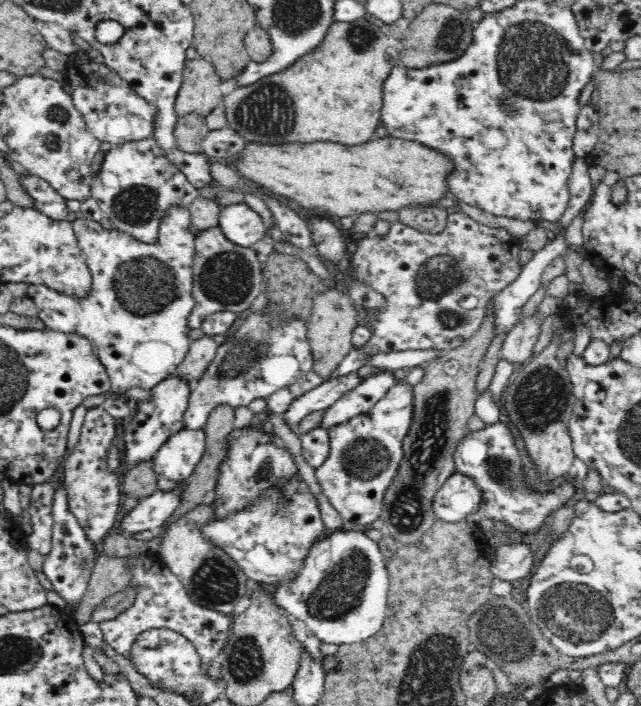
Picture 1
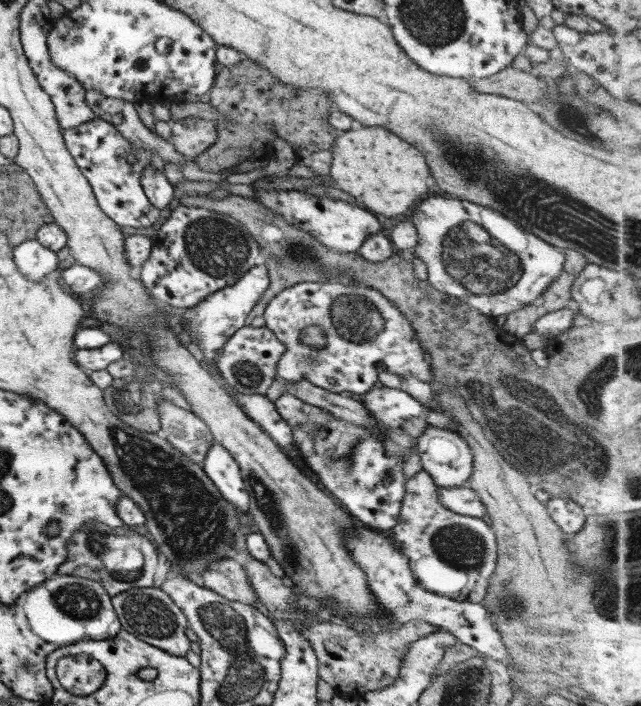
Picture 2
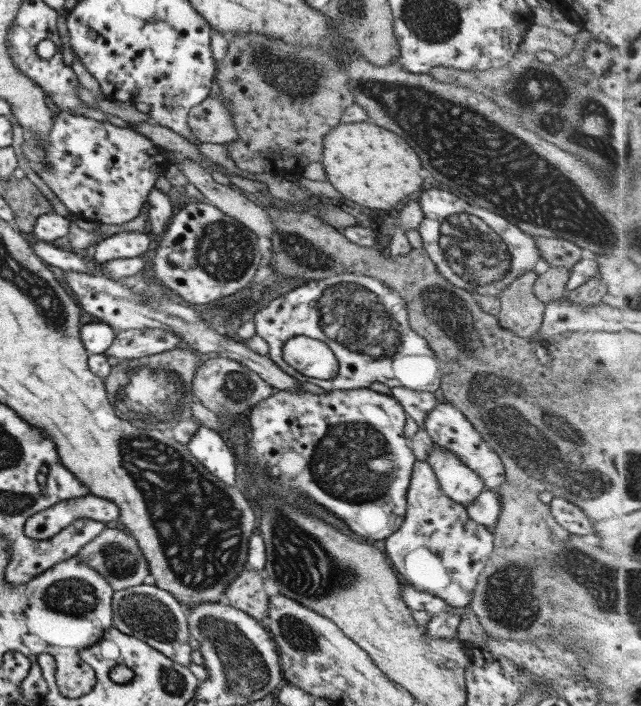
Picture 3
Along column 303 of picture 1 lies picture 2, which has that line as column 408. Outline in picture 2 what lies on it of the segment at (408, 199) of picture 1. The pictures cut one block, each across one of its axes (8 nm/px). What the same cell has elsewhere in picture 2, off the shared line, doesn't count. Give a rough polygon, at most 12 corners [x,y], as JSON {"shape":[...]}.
{"shape":[[384,128],[343,131],[330,182],[398,216],[428,190],[422,152]]}

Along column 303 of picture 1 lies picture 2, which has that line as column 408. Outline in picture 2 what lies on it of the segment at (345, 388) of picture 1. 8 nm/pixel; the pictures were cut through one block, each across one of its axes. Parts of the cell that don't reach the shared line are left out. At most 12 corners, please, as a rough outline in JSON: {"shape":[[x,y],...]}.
{"shape":[[408,392],[360,397],[374,421],[300,423],[304,467],[361,526],[389,534],[405,496],[384,430],[427,409]]}

